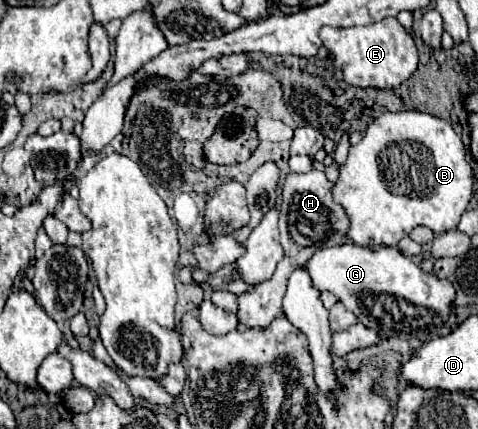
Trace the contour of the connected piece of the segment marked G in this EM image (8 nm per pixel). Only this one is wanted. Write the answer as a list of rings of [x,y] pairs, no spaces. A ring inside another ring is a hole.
[[[343,243],[339,247],[317,249],[305,263],[305,269],[309,271],[315,289],[333,293],[365,327],[387,337],[417,337],[425,341],[425,335],[429,337],[435,327],[447,323],[455,299],[455,289],[447,279],[423,273],[421,267],[397,247],[365,249],[353,243]]]

